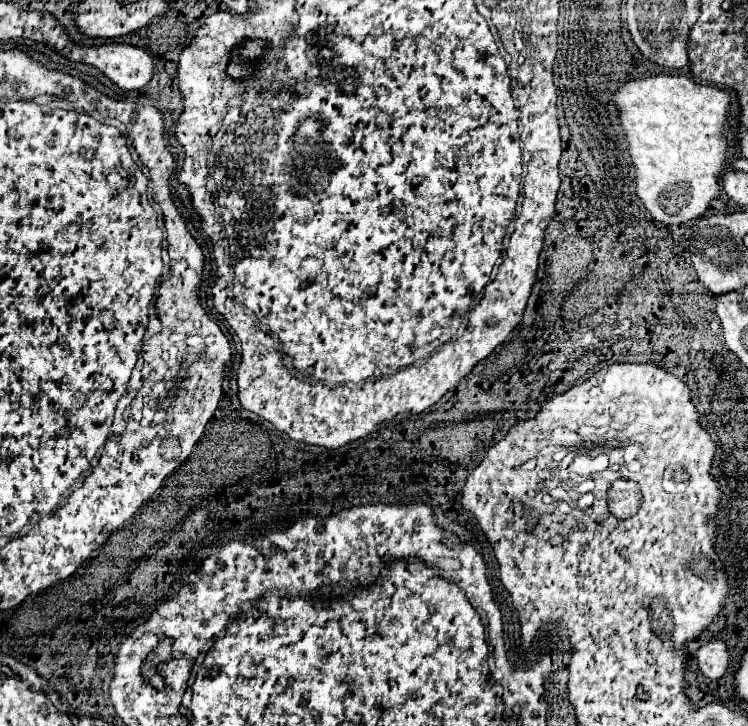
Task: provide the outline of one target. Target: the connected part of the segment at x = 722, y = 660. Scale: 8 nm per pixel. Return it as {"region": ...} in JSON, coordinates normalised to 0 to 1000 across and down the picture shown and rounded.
{"region":[[[948,883],[932,897],[932,910],[943,933],[964,935],[975,919],[975,894],[969,883]]]}

